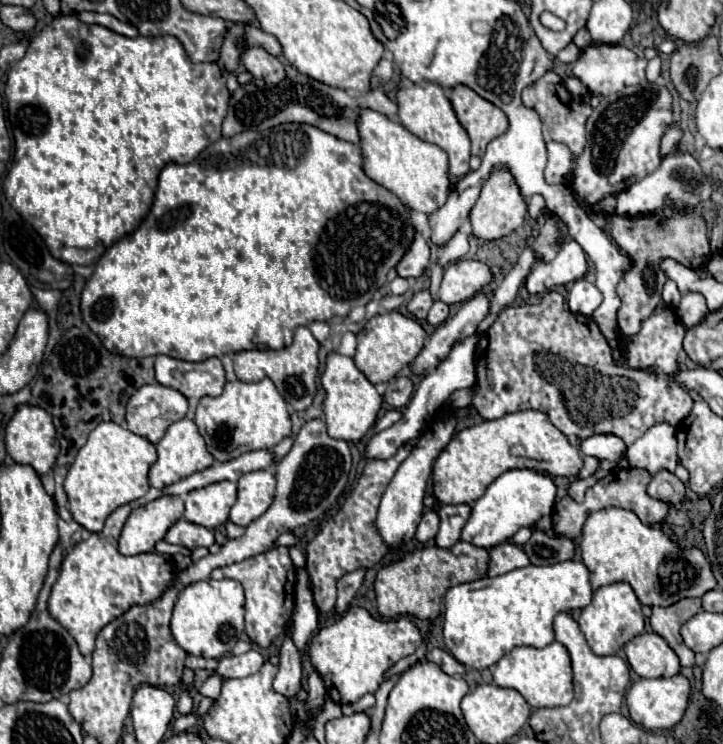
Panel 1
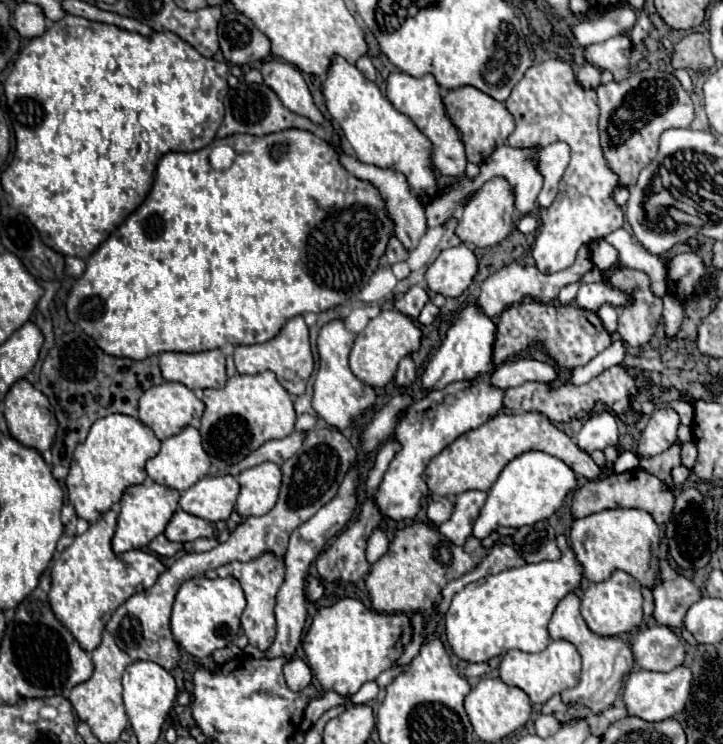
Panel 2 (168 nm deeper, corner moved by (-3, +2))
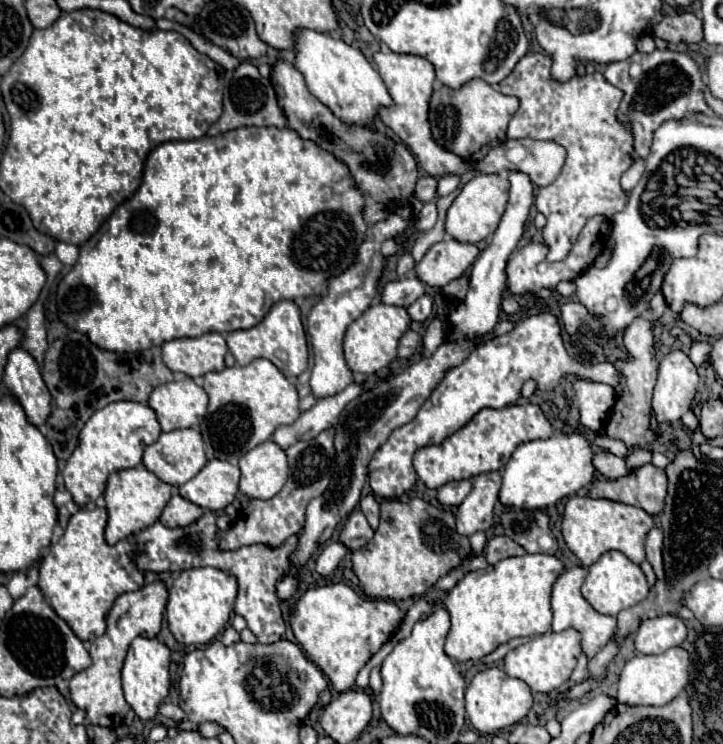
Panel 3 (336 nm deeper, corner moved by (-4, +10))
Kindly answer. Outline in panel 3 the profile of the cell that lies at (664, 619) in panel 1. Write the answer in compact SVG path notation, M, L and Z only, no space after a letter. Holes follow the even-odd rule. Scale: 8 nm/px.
M651 528L645 540L645 552L647 560L653 564L657 576L661 576L661 548L663 548L663 536L659 528Z

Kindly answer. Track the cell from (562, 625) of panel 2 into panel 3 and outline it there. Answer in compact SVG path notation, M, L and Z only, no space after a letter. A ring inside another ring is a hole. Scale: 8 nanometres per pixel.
M571 566L567 570L561 572L561 576L555 580L553 584L553 596L551 596L551 610L553 610L553 630L561 632L567 628L575 628L581 634L581 646L583 652L593 658L613 636L617 620L615 616L607 616L597 612L583 596L581 596L581 584L587 576L587 568L585 566Z

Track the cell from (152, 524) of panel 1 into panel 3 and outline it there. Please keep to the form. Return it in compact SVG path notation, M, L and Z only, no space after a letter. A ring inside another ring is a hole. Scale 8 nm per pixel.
M143 466L125 468L125 470L117 470L109 476L103 498L105 498L105 504L107 504L105 508L109 514L107 528L105 528L105 540L107 540L107 544L113 546L119 540L133 536L159 520L165 504L171 498L171 486L161 482L153 472L149 472Z

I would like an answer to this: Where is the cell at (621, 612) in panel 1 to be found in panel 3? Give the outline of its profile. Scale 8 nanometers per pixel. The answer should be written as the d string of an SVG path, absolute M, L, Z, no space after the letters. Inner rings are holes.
M611 550L605 552L595 564L589 566L589 574L581 586L581 594L585 596L585 600L601 614L609 614L615 616L619 610L631 608L633 604L639 604L649 592L649 584L645 580L643 570L639 568L639 564L631 562L623 552Z

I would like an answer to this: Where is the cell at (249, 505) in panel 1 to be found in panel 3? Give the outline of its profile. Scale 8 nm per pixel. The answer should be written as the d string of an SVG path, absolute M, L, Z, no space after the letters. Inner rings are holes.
M267 440L241 456L239 468L239 492L261 500L273 498L285 486L289 472L287 454L273 440Z

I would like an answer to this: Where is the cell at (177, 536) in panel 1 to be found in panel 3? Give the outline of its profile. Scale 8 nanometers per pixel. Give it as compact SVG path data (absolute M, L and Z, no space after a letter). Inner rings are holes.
M173 494L171 500L167 502L159 522L169 526L169 528L177 528L177 526L185 526L185 524L191 524L193 520L201 518L203 516L203 508L181 498L179 494Z

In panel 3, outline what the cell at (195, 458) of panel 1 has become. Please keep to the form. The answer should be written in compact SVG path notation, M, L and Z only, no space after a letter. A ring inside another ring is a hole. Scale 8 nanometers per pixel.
M185 428L185 430L173 430L173 432L163 432L157 442L149 444L143 452L143 466L153 472L159 480L171 484L171 486L181 486L185 480L191 480L203 466L205 466L205 450L203 450L203 440L199 430L195 428Z

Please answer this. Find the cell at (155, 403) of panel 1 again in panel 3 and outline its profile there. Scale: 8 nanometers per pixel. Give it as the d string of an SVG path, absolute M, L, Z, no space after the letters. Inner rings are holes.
M185 376L153 390L149 406L155 410L163 432L177 428L197 428L207 412L207 394L193 378Z

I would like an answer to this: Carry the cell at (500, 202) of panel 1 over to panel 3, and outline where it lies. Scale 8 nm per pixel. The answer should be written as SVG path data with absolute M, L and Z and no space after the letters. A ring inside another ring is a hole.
M475 174L453 200L447 210L445 230L459 242L477 244L497 230L497 224L505 212L509 200L509 180L505 174Z

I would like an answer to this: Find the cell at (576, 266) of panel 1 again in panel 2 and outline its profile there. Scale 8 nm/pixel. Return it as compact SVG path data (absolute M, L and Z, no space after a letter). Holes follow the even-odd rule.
M546 60L524 74L506 100L506 108L516 120L516 130L508 138L510 146L548 146L562 140L572 150L572 162L564 172L560 192L552 206L542 210L542 230L532 246L536 268L544 274L554 274L574 264L580 246L610 234L624 222L622 208L612 200L612 190L618 186L616 174L604 164L600 152L596 90L584 90L566 62Z

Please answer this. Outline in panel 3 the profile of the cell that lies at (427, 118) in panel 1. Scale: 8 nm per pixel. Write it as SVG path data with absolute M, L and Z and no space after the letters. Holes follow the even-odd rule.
M381 50L373 54L373 64L377 66L377 70L379 70L379 74L381 74L391 98L393 98L391 106L379 108L381 122L385 126L389 126L411 148L411 152L417 156L419 164L425 168L427 174L431 174L435 178L441 178L441 176L447 176L447 174L455 174L455 176L465 174L469 170L469 164L465 160L461 160L459 156L441 148L431 138L427 112L429 112L429 96L433 92L433 82L435 82L433 66L421 56L381 52Z

